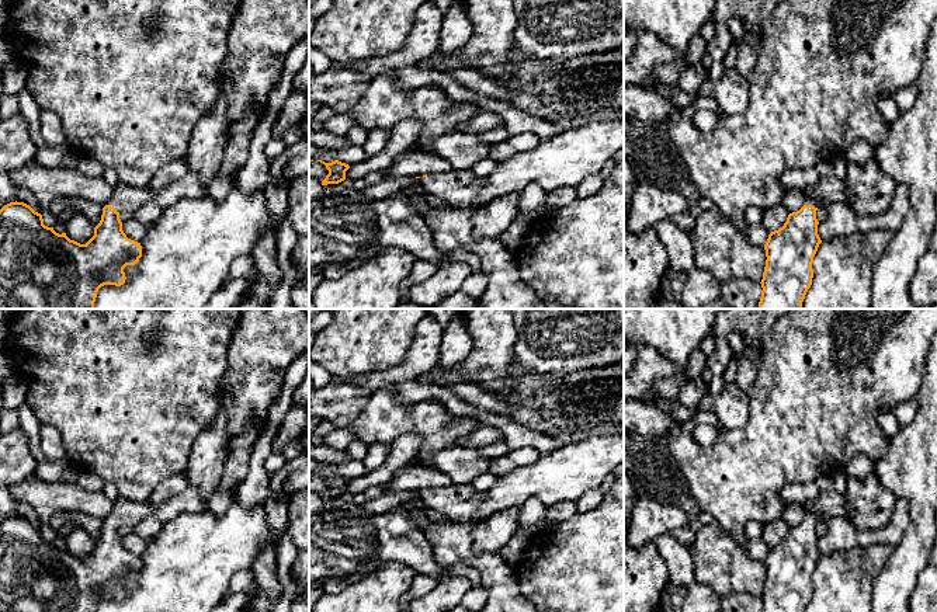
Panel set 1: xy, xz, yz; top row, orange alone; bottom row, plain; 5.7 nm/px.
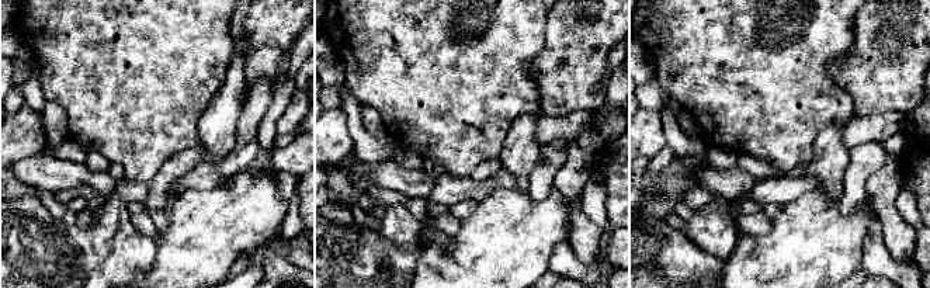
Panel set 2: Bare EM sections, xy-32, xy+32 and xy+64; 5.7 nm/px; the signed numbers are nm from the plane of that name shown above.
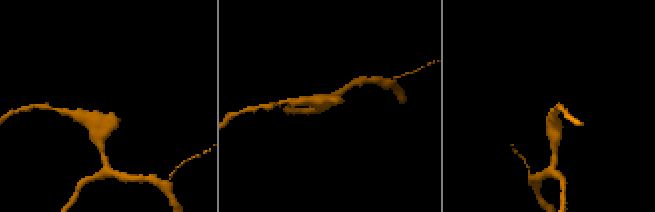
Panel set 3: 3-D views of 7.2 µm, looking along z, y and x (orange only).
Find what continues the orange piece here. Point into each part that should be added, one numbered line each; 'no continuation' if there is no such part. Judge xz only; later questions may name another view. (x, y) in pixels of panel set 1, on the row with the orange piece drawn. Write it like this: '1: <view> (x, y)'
1: xz (444, 185)

